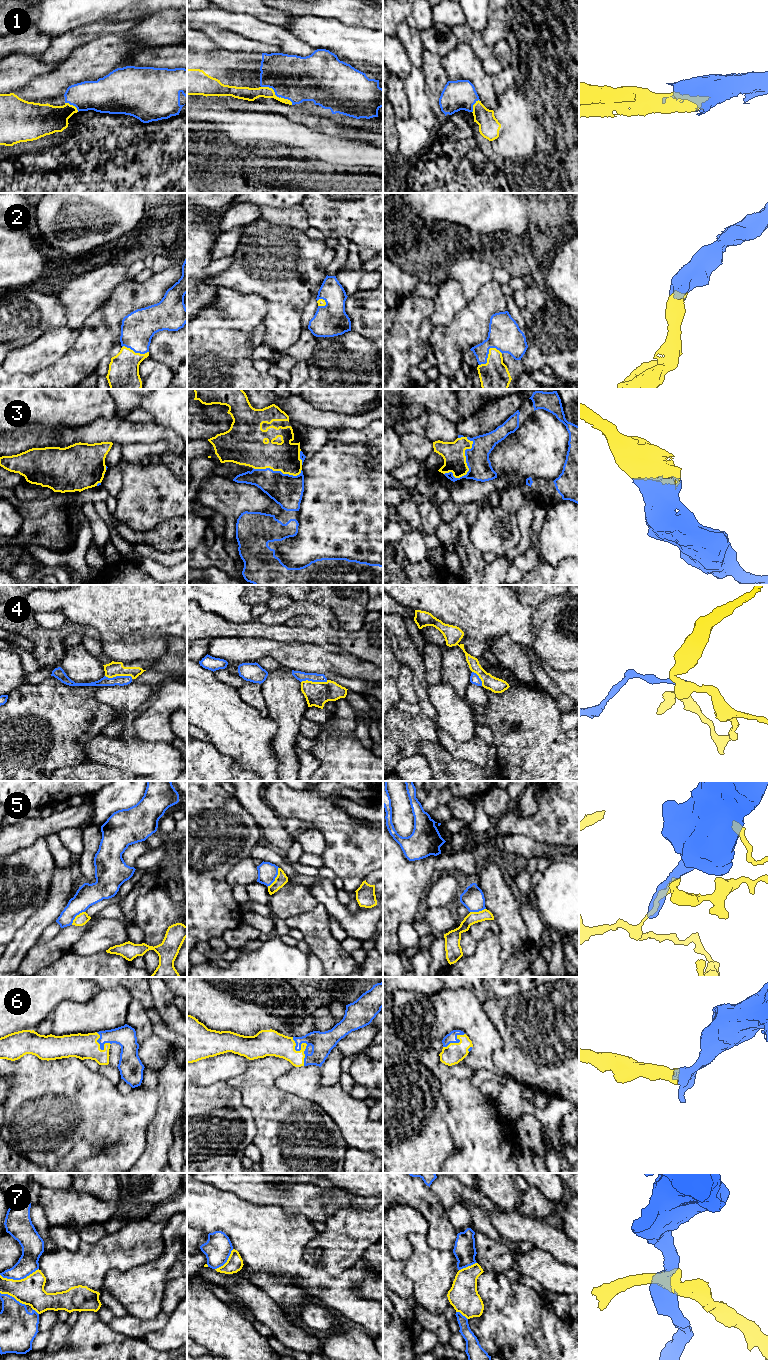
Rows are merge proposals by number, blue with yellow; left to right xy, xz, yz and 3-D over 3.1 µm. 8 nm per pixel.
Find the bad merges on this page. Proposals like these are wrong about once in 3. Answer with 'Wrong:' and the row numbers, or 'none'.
Wrong: 4, 5, 7

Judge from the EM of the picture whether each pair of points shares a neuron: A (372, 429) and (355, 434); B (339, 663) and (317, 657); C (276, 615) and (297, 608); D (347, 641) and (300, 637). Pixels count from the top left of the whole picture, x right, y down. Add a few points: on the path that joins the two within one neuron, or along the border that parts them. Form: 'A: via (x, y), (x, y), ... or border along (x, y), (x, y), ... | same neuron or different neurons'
A: via (368, 433), (359, 434) | same neuron
B: via (334, 661), (322, 659) | same neuron
C: via (281, 615), (292, 610) | same neuron
D: via (335, 638), (312, 637) | same neuron

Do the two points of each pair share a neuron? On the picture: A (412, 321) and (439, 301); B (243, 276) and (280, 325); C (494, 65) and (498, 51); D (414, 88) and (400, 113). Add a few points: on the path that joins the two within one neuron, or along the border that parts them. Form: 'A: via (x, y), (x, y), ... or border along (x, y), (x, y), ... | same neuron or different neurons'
A: border along (432, 299), (433, 311), (427, 318) | different neurons
B: via (257, 282), (280, 305), (280, 311) | same neuron
C: via (495, 62), (498, 59), (498, 54) | same neuron
D: border along (402, 81), (409, 116) | different neurons

